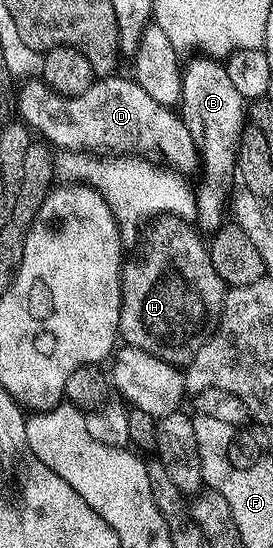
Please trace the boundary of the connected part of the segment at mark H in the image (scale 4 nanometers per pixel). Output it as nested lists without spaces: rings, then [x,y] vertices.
[[[160,214],[149,225],[141,231],[138,245],[129,251],[128,257],[122,263],[122,303],[120,304],[120,324],[118,325],[120,338],[127,346],[144,348],[144,352],[152,352],[152,356],[156,356],[168,364],[185,368],[192,360],[192,356],[196,356],[196,352],[200,352],[200,348],[205,344],[207,337],[213,334],[214,329],[218,327],[228,287],[225,282],[222,282],[220,276],[217,275],[216,270],[210,263],[210,252],[207,243],[204,240],[202,243],[203,235],[187,219],[178,218],[175,214]]]

